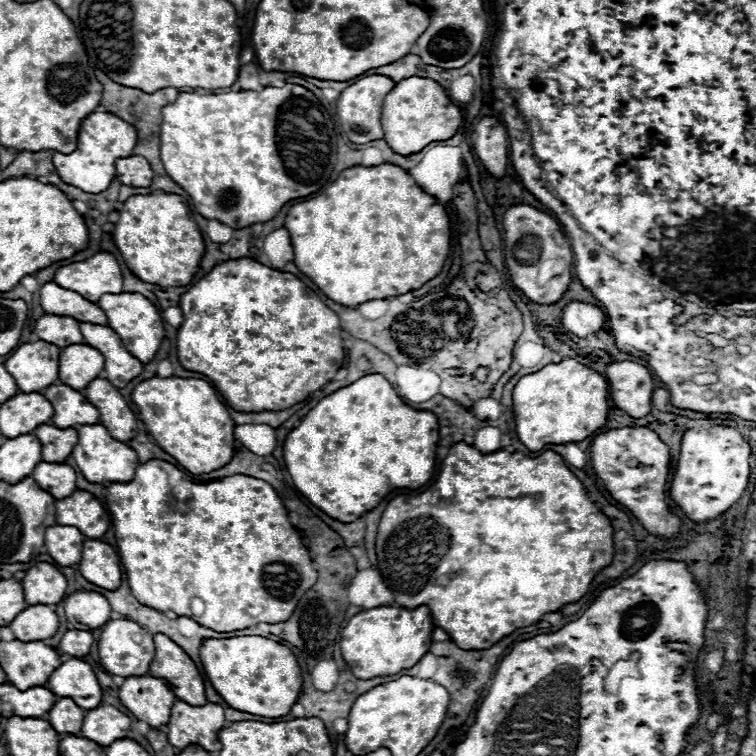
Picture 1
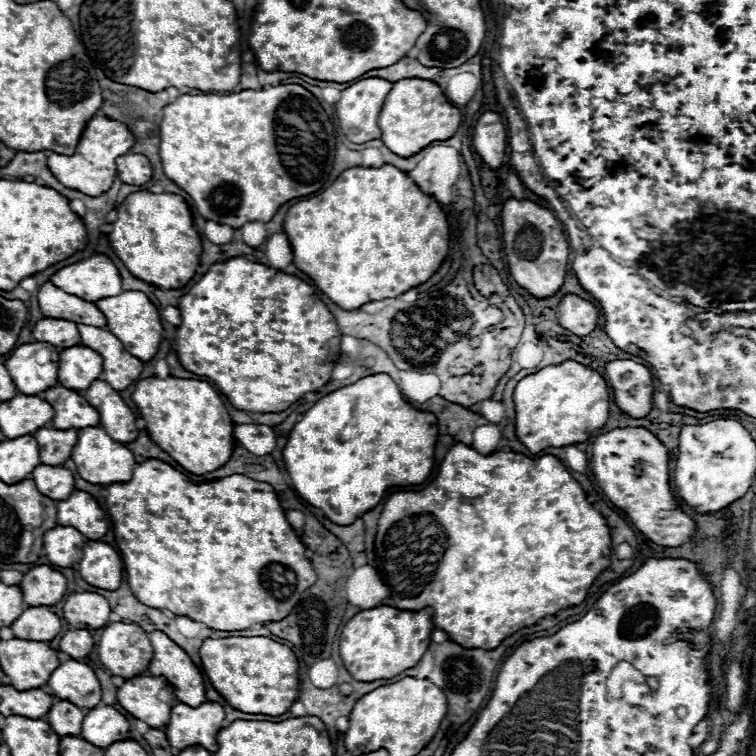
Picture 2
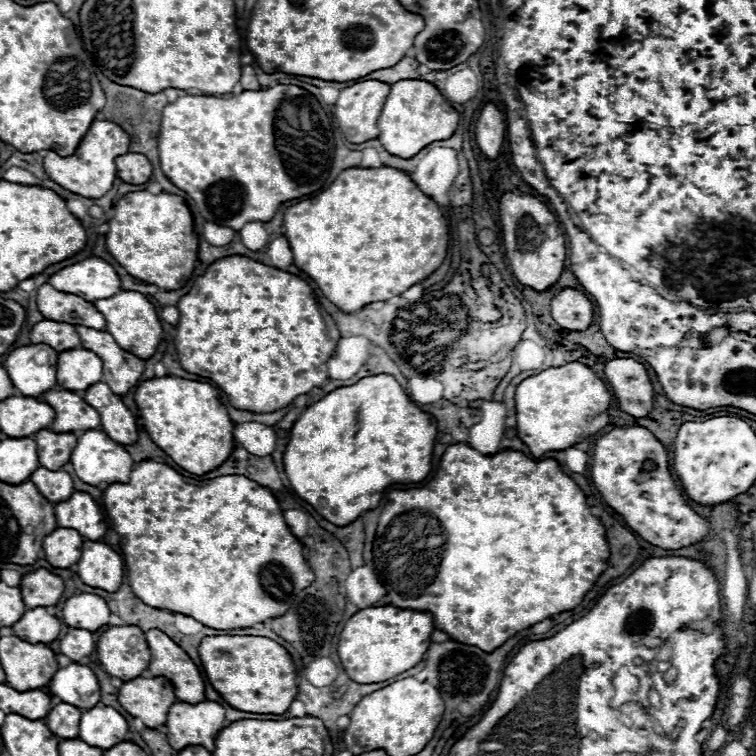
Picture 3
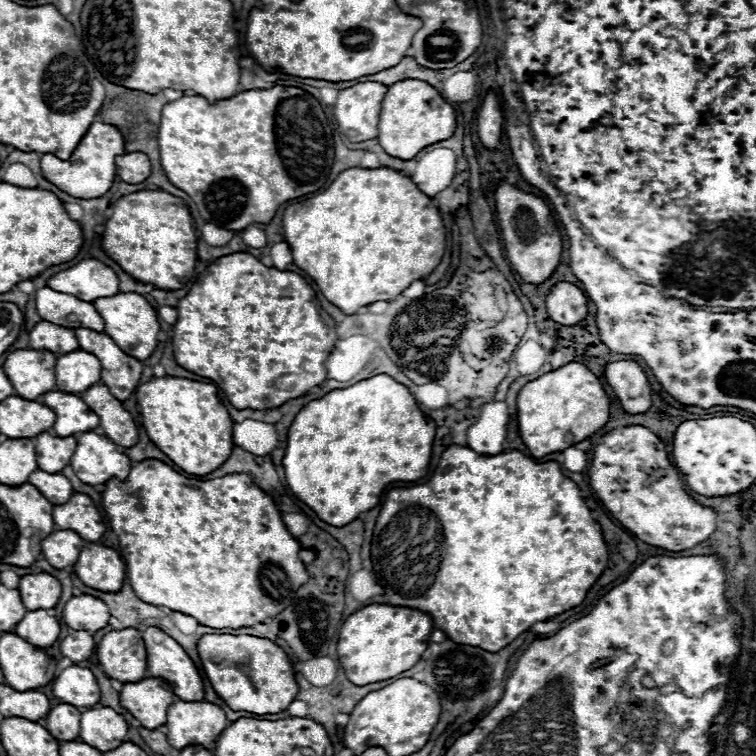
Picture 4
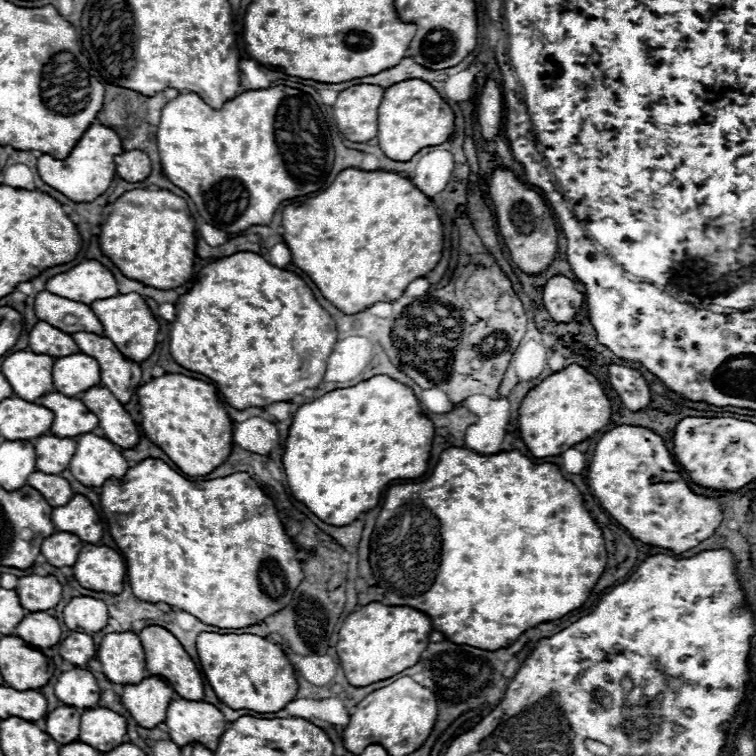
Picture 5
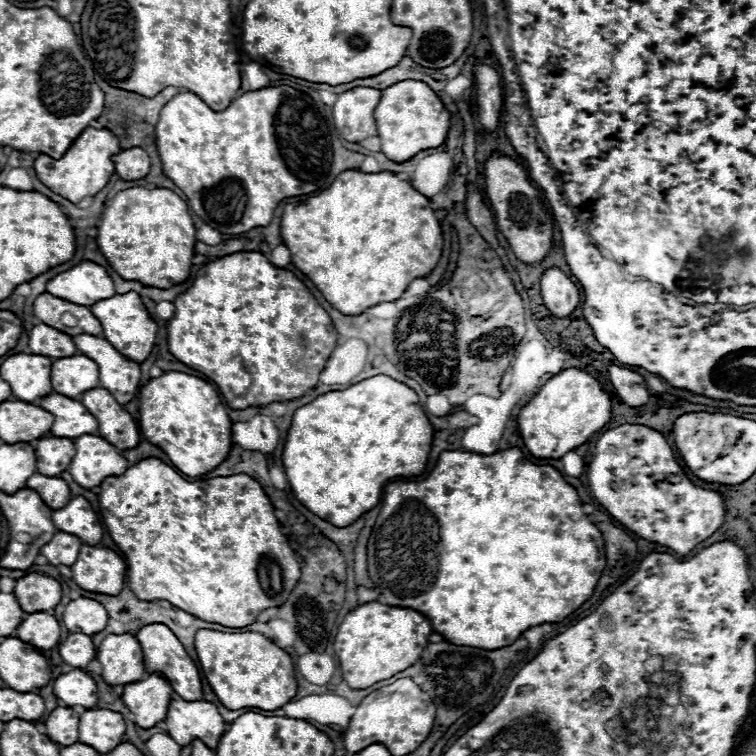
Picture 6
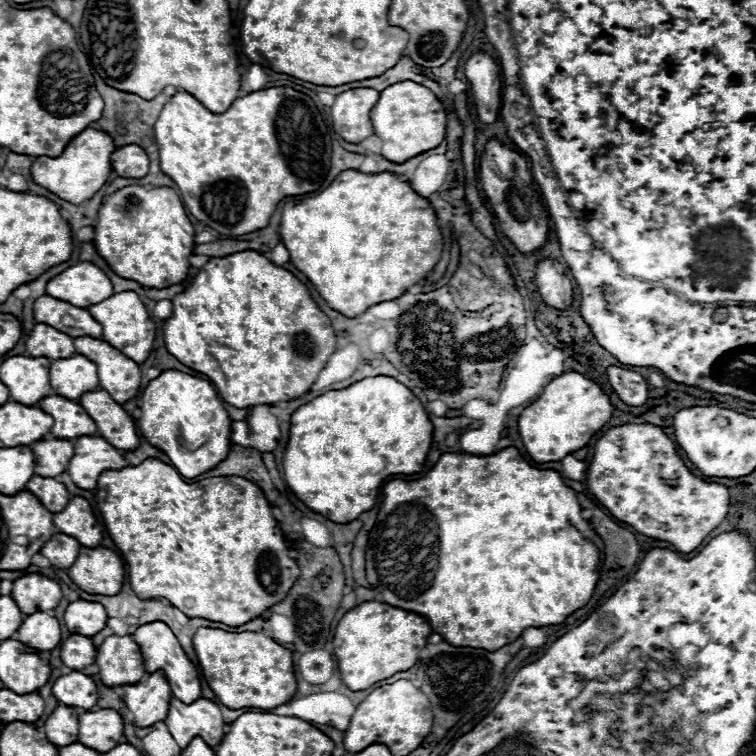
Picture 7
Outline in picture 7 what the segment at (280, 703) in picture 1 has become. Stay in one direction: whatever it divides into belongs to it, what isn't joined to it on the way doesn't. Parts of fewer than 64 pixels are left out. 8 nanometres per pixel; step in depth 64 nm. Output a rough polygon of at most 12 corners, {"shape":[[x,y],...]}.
{"shape":[[198,628],[208,686],[230,710],[296,694],[292,652],[258,632]]}

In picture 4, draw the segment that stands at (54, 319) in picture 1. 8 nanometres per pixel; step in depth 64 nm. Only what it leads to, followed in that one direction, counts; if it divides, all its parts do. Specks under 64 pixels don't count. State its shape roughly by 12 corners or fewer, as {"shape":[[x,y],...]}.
{"shape":[[42,320],[30,346],[58,356],[80,348],[72,328]]}

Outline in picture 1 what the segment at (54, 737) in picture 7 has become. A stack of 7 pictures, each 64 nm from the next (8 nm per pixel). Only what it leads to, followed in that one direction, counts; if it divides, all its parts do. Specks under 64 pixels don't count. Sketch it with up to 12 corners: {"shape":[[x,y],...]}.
{"shape":[[60,698],[46,714],[58,734],[78,734],[84,710]]}

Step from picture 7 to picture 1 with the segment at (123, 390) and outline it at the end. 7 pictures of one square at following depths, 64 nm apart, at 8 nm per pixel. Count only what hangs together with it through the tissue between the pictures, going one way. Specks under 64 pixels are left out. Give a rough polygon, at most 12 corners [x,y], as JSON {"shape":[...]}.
{"shape":[[80,322],[84,344],[102,352],[104,378],[124,388],[144,364],[110,326]]}

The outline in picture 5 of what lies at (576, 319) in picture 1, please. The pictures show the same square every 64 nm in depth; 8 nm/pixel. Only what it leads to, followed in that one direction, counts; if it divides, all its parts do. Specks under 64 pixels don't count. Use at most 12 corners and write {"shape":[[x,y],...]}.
{"shape":[[566,276],[544,286],[544,308],[556,322],[572,322],[584,294]]}

